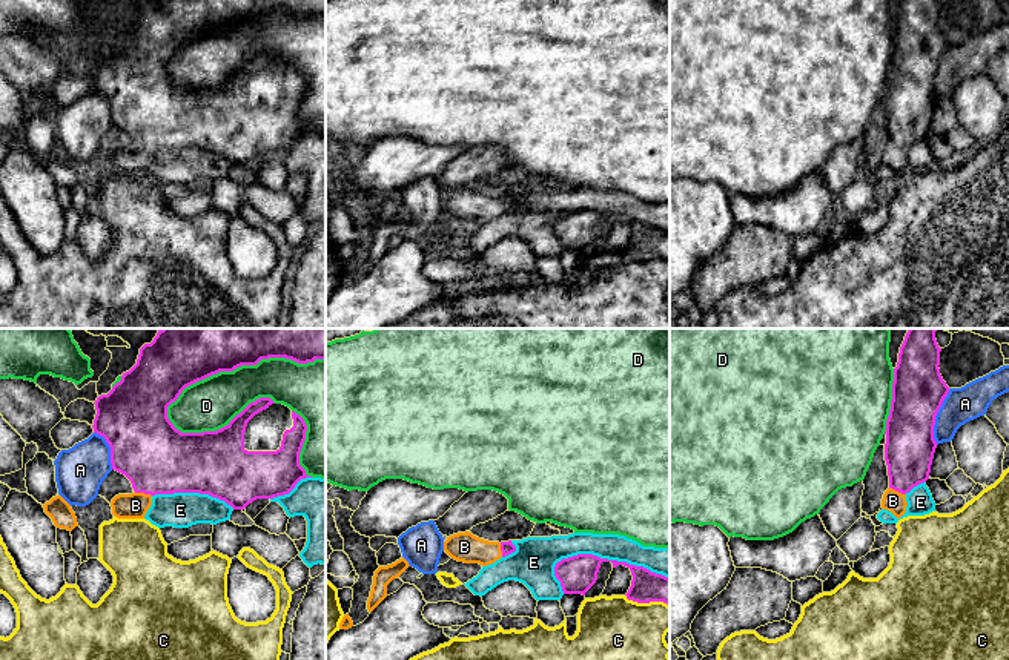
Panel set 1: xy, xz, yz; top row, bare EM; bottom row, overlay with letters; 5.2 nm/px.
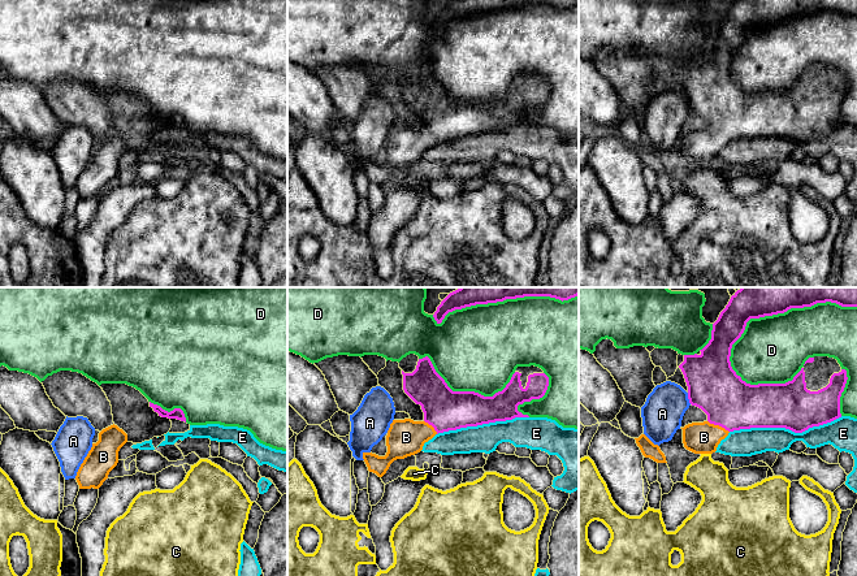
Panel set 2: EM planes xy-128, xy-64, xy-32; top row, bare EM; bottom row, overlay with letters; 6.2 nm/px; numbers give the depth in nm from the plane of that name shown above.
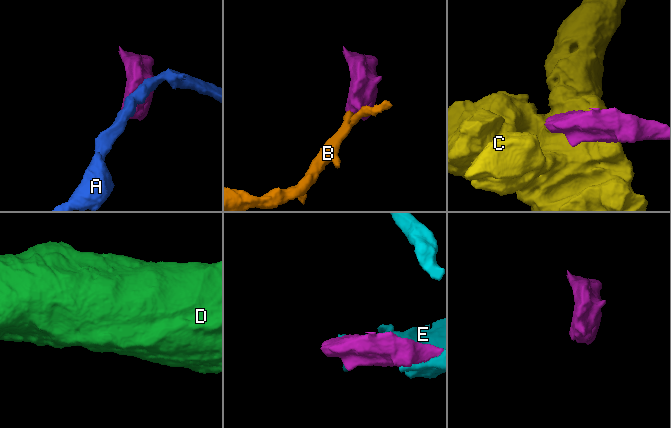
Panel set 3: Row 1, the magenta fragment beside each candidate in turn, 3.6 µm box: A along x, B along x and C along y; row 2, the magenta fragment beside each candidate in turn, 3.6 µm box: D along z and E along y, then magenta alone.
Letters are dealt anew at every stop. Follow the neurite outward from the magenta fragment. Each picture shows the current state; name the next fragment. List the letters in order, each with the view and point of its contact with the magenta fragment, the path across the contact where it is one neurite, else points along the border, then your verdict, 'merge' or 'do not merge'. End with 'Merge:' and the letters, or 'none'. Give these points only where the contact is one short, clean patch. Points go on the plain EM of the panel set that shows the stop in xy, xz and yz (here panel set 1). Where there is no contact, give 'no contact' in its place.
A: meets magenta in yz at (936, 71); do not merge
B: meets magenta in xy at (143, 148); runs through xy (145, 102), (143, 148), (142, 155), (135, 161); merge
C: meets magenta in xz at (647, 258); border along xz (625, 250), (638, 258), (664, 258), (668, 263); do not merge
D: meets magenta in xy at (240, 22); do not merge
E: meets magenta in xz at (612, 217); do not merge
Merge: B

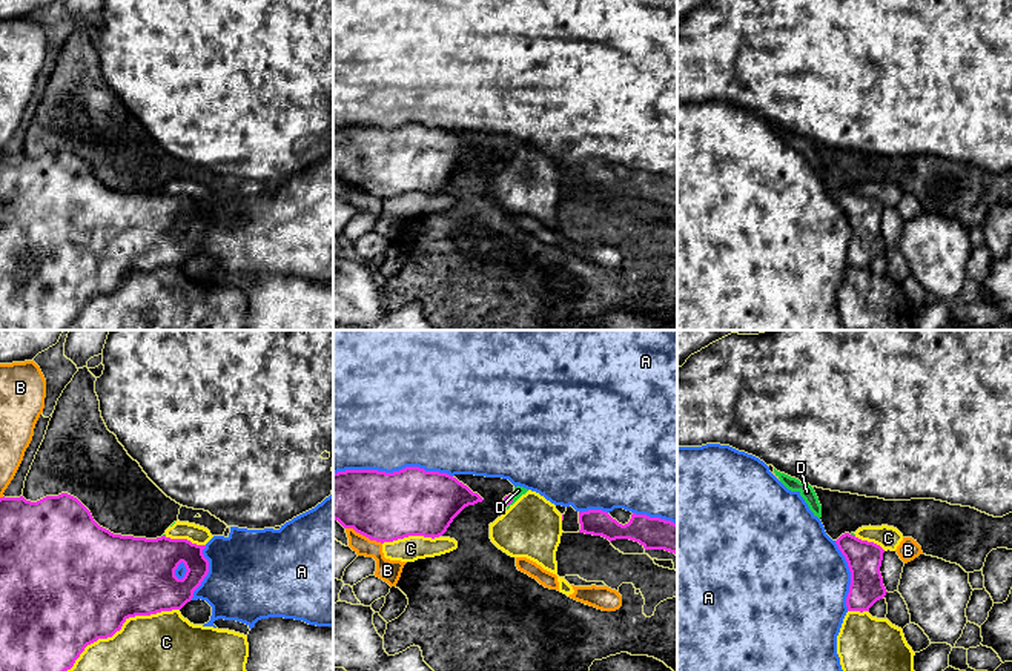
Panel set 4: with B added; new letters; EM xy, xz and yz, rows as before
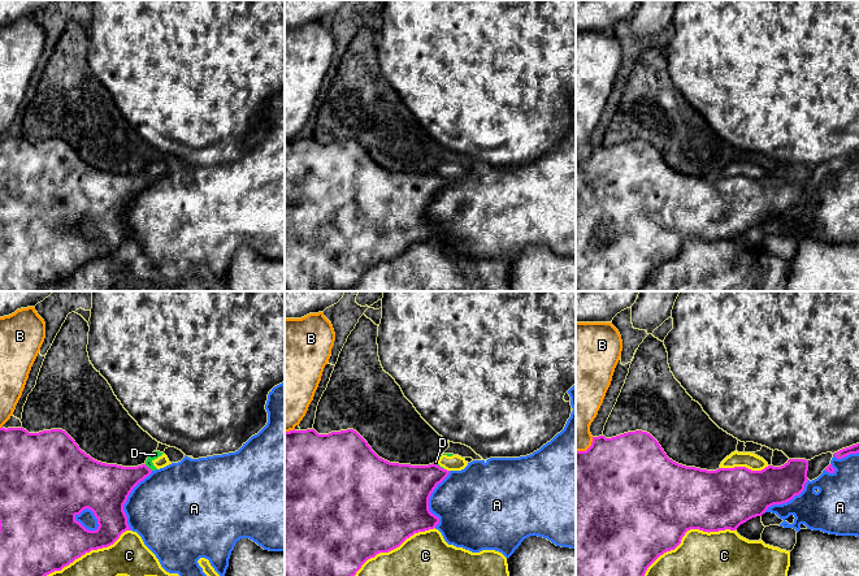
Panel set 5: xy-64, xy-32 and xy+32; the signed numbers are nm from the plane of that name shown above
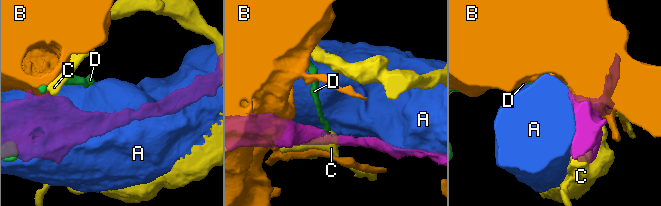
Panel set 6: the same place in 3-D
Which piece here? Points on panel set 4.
A: meets magenta in xz at (393, 128); do not merge
B: meets magenta in xz at (364, 191); do not merge
C: meets magenta in xy at (119, 286); do not merge
D: meets magenta in xz at (512, 157); border along xz (513, 151), (509, 161); do not merge
Merge: none

